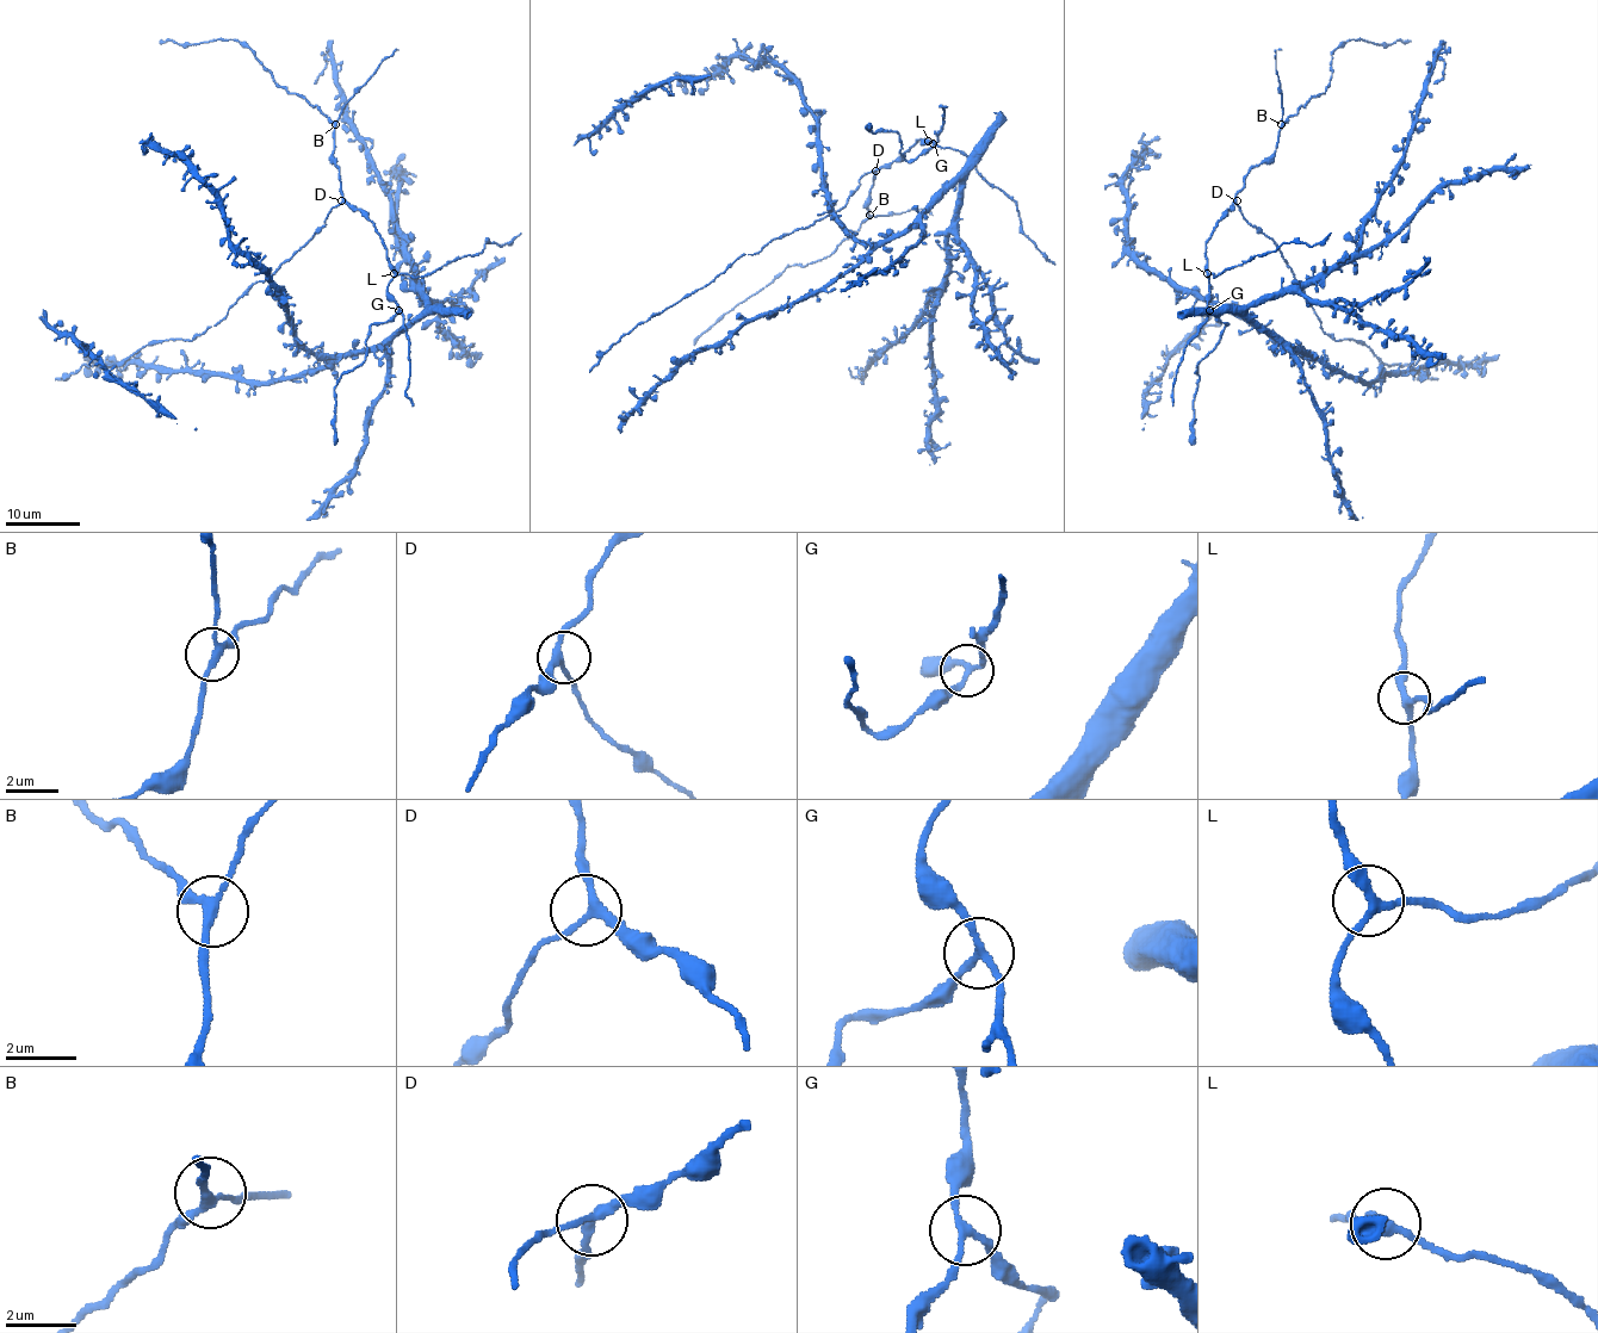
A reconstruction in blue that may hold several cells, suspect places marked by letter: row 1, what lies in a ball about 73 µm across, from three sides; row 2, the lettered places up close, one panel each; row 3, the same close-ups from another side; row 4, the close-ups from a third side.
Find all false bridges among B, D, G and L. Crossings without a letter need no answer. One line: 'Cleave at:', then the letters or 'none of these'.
Cleave at: B, G

